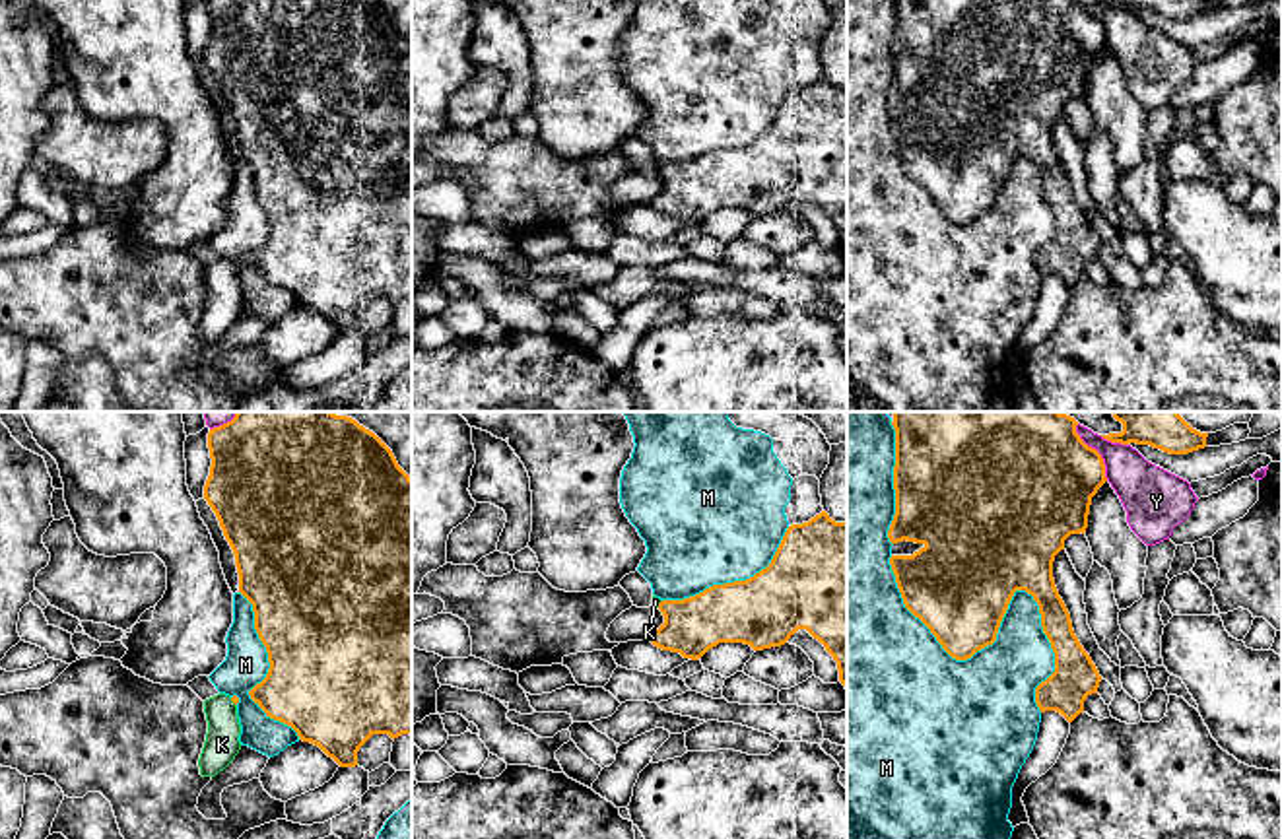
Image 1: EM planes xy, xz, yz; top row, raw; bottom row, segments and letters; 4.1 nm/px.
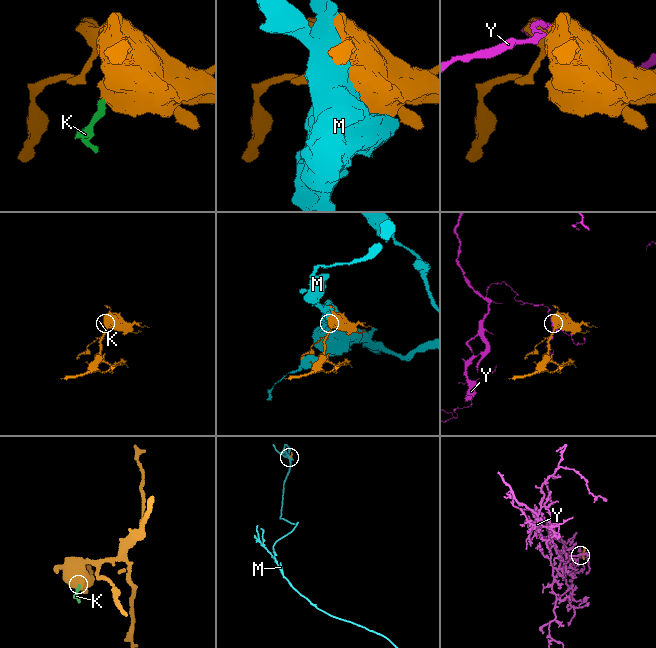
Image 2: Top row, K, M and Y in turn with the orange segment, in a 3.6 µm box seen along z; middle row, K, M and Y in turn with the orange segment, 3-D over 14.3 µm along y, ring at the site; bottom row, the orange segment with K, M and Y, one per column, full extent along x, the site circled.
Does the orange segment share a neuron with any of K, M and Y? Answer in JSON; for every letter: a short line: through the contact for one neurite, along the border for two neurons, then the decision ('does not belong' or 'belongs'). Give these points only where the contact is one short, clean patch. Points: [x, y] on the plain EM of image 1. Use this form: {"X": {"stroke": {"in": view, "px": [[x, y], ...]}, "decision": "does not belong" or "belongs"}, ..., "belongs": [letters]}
{"K": {"stroke": {"in": "xy", "px": [[236, 265], [232, 265], [222, 274], [222, 309]]}, "decision": "belongs"}, "M": {"decision": "does not belong"}, "Y": {"decision": "does not belong"}, "belongs": ["K"]}

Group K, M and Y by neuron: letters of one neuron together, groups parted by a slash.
K / M / Y

